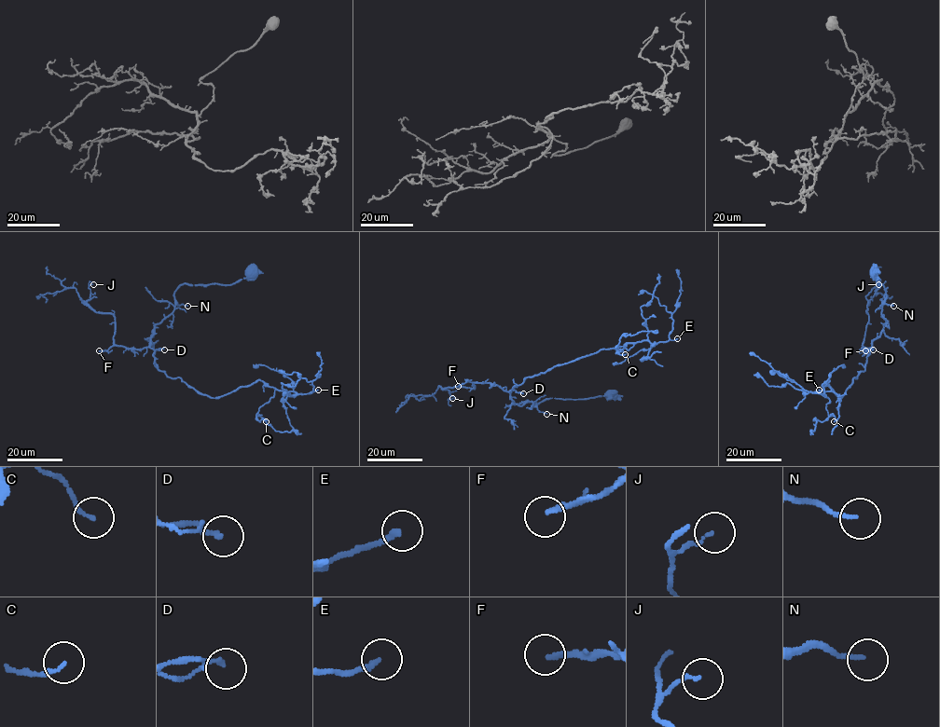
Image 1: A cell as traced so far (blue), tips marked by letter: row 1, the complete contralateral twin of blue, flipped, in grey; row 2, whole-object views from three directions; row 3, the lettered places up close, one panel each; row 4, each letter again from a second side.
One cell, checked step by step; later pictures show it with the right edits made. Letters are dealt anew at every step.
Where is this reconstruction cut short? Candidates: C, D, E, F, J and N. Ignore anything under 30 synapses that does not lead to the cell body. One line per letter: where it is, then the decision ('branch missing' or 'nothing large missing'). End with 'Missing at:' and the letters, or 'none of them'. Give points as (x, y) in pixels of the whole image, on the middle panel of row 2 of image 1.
C: place (625, 354); nothing large missing
D: place (523, 393); nothing large missing
E: place (677, 338); nothing large missing
F: place (458, 386); branch missing
J: place (452, 398); nothing large missing
N: place (546, 414); nothing large missing
Missing at: F

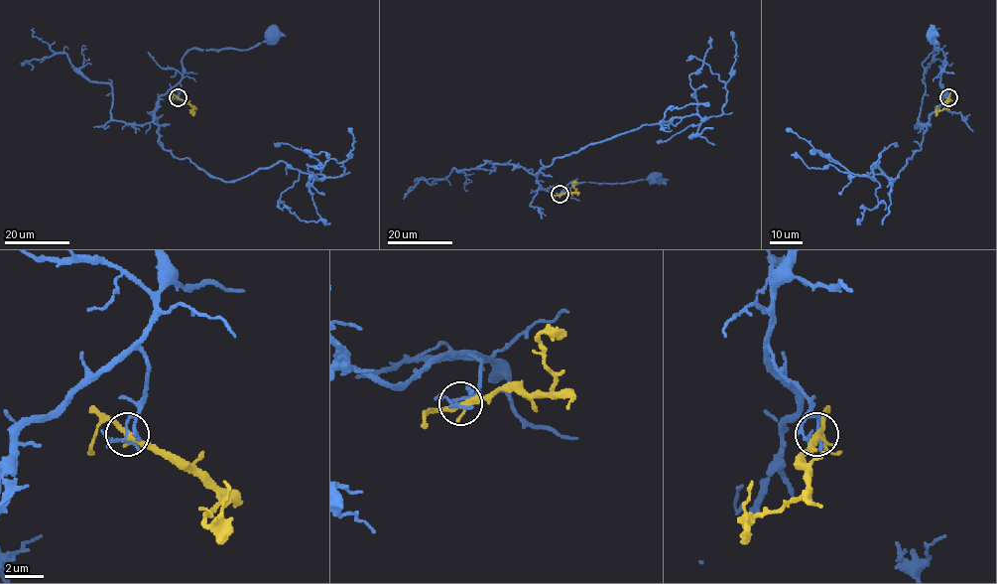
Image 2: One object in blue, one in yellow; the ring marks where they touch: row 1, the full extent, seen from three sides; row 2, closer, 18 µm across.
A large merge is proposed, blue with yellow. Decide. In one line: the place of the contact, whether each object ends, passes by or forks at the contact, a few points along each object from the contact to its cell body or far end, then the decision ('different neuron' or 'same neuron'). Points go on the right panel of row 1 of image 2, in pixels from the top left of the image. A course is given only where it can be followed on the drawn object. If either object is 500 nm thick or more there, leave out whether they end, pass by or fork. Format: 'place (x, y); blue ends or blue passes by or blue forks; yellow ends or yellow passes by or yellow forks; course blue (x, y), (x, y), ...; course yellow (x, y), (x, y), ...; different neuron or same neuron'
place (948, 97); blue passes by; yellow passes by; course blue (948, 97), (940, 83), (945, 57), (936, 50), (932, 34); course yellow (948, 97), (945, 108), (937, 112), (937, 105); different neuron

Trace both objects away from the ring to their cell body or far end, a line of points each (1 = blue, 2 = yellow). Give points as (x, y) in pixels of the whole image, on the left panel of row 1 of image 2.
1: (178, 97), (182, 57), (188, 51), (249, 50), (265, 42), (272, 34)
2: (178, 97), (193, 108), (192, 112), (193, 105)

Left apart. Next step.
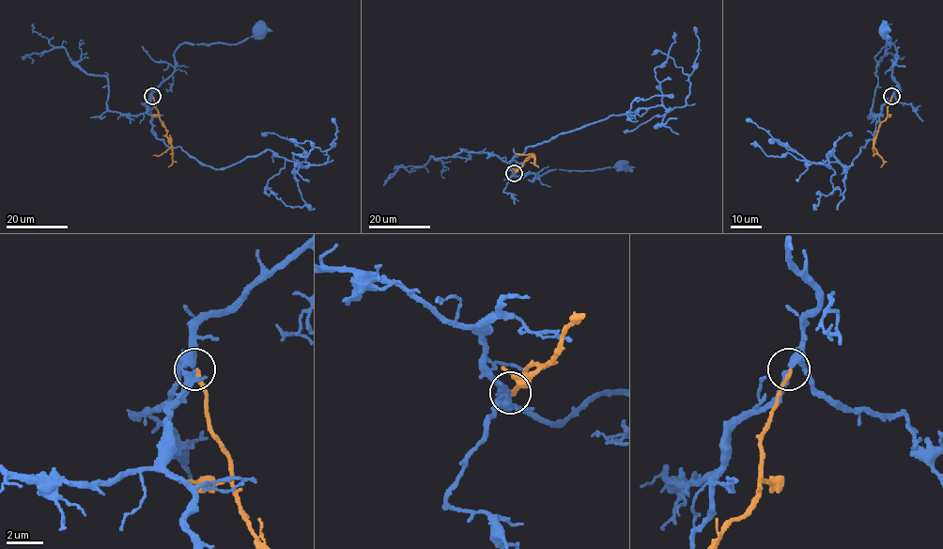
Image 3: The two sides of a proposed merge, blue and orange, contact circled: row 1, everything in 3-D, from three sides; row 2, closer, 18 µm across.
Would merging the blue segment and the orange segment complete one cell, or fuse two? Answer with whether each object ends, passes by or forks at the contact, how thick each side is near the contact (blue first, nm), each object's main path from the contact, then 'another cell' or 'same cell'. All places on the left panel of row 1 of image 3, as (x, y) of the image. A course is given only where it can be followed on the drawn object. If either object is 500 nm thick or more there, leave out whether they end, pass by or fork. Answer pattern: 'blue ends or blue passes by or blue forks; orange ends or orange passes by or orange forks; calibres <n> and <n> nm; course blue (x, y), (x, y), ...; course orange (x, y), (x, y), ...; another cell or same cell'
blue passes by; orange ends; calibres 360 and 220 nm; course blue (152, 96), (152, 89), (174, 70), (174, 51), (180, 45), (238, 44), (253, 37), (259, 29); course orange (152, 96), (171, 145), (173, 161), (168, 166); another cell

